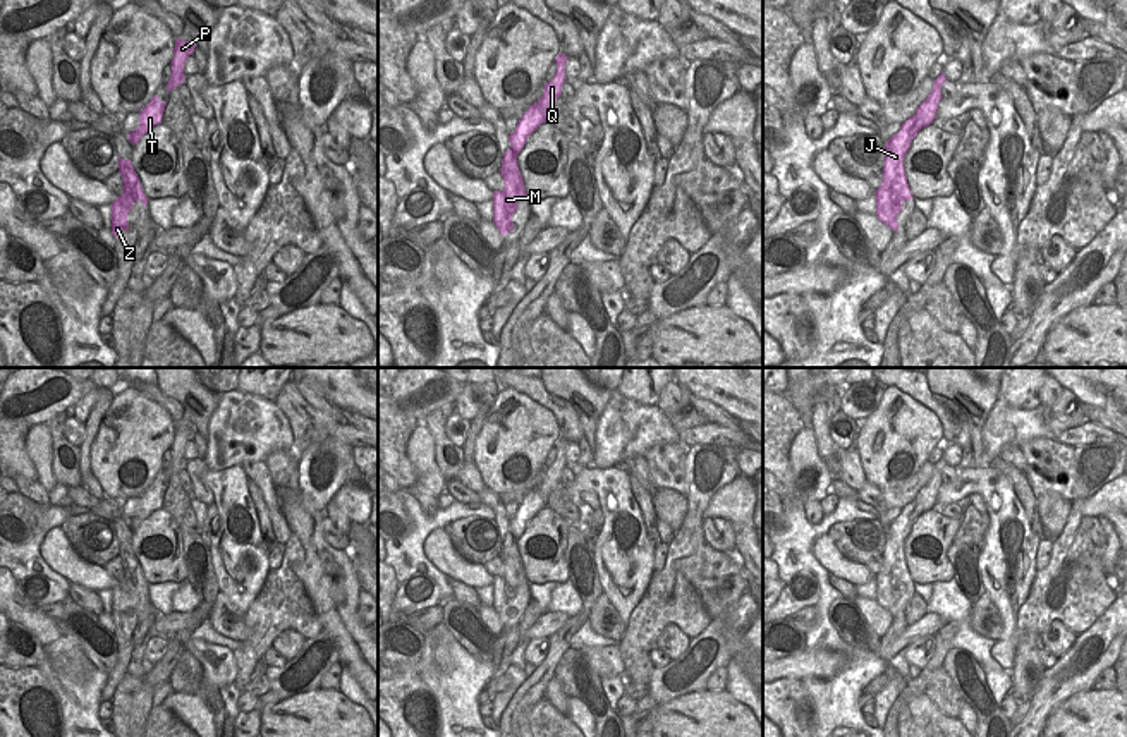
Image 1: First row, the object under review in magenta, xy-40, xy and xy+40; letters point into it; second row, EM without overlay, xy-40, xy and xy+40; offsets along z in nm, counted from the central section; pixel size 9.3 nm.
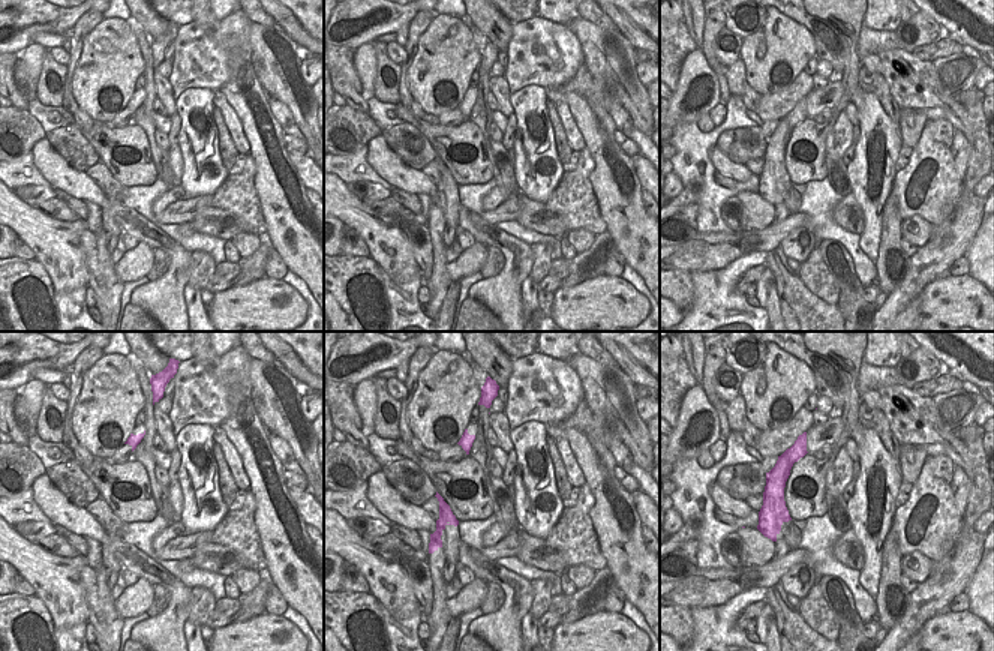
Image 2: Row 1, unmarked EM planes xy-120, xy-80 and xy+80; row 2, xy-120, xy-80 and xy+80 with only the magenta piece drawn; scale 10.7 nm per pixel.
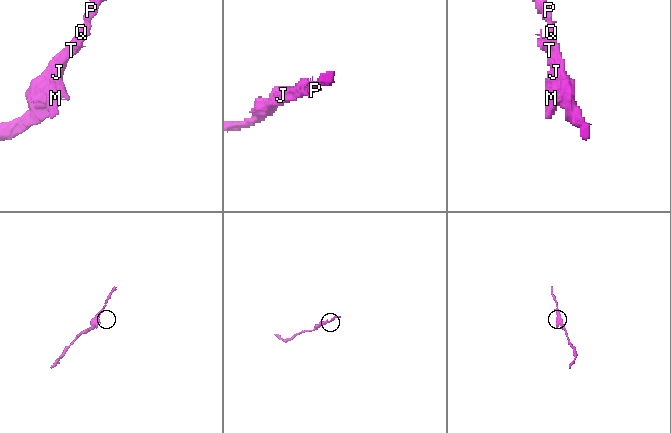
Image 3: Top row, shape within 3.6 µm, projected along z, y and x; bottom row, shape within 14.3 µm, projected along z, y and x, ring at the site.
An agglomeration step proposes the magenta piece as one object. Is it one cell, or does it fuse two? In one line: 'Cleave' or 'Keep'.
Keep

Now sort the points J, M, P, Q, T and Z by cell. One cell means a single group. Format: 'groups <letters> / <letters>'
groups J M P Q T Z

